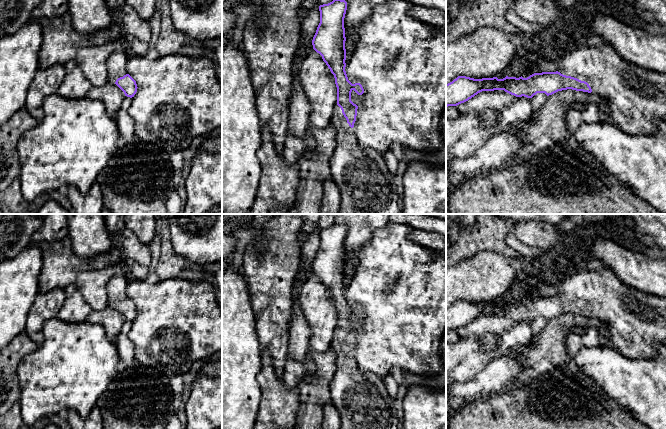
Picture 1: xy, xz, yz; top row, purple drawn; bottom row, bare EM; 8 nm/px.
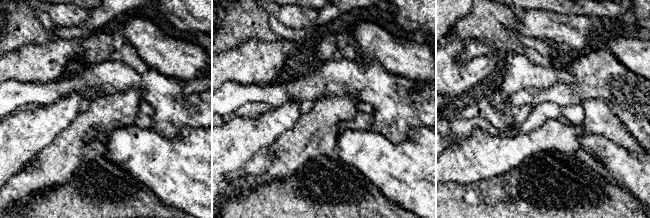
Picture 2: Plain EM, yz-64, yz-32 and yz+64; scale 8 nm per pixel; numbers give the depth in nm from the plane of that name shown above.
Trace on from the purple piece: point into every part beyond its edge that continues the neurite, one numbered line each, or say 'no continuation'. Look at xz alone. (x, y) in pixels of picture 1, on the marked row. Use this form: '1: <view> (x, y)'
1: xz (367, 186)

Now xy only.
1: xy (116, 63)

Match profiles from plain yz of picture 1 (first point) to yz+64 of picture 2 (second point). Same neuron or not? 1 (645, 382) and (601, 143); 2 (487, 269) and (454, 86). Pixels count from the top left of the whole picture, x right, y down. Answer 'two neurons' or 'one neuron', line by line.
1: one neuron
2: one neuron

